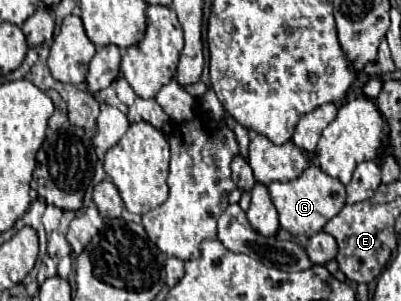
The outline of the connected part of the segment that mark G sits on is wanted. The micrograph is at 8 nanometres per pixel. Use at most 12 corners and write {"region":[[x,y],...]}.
{"region":[[318,165],[268,185],[280,227],[312,237],[340,213],[344,185]]}

